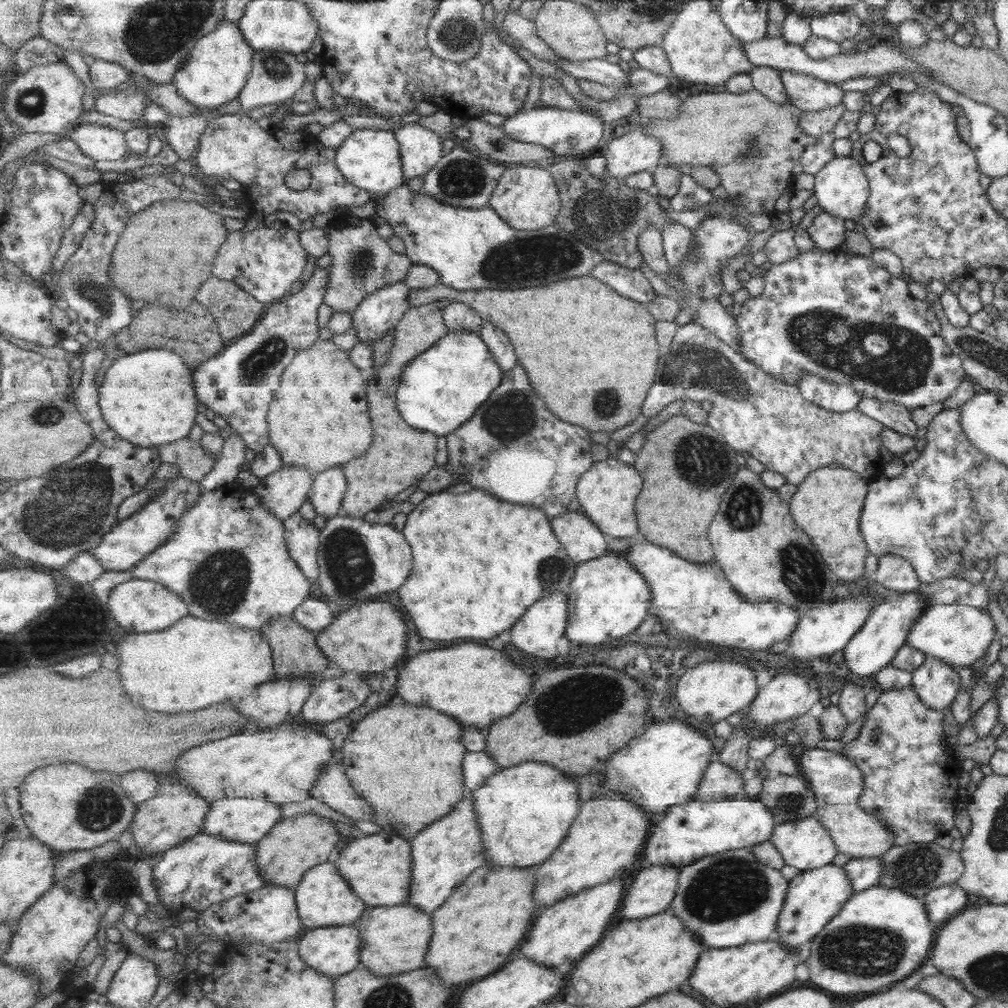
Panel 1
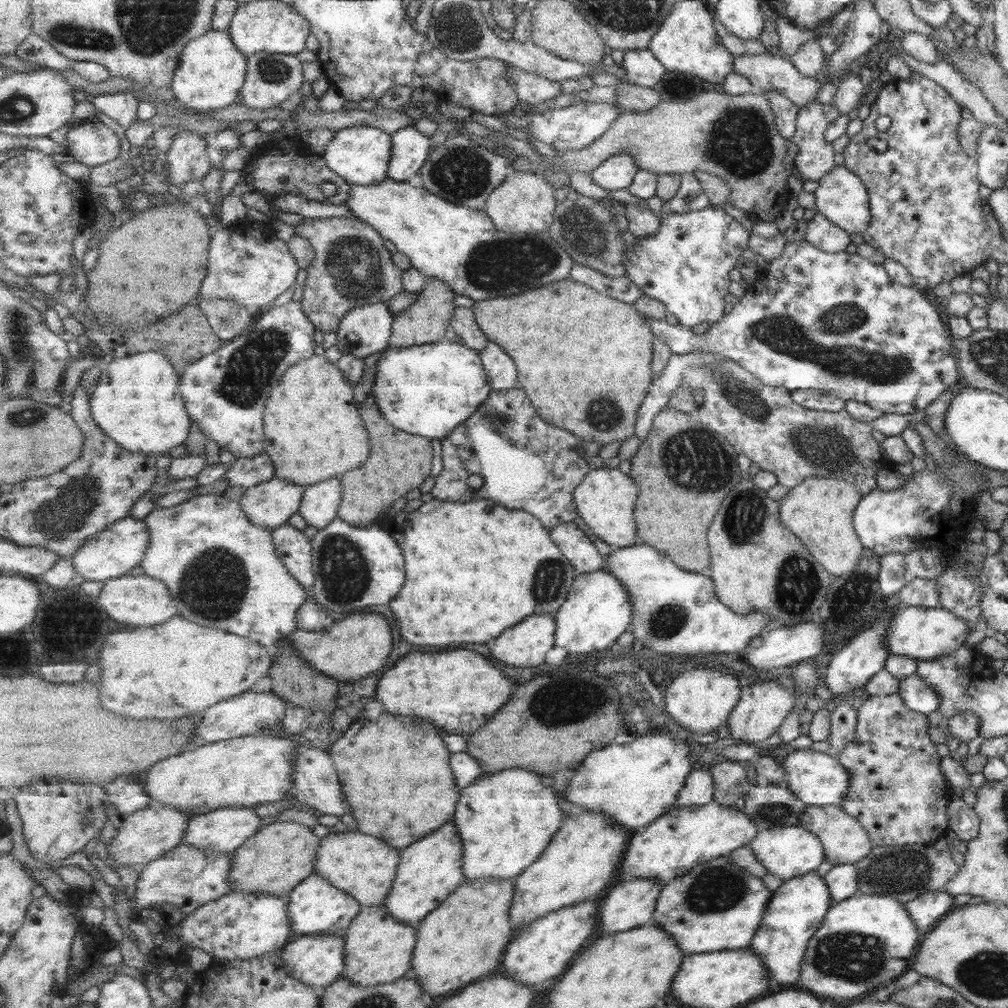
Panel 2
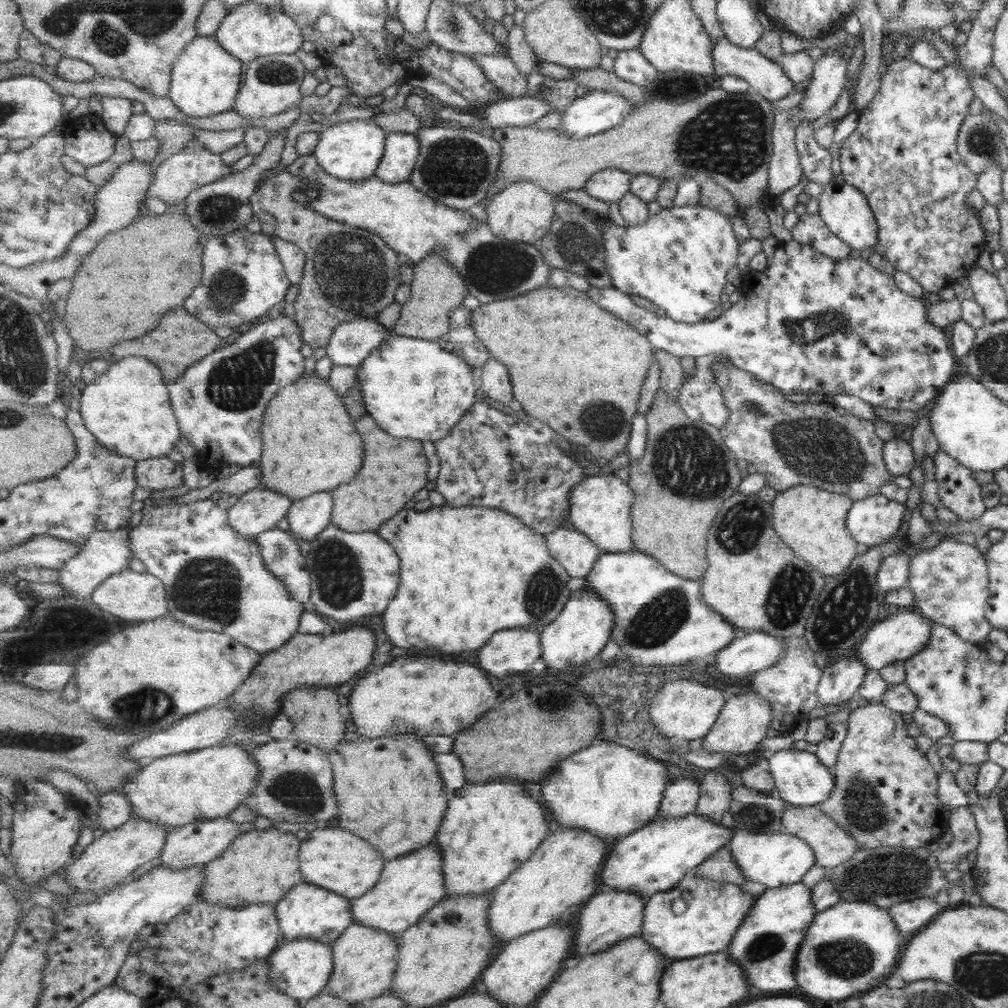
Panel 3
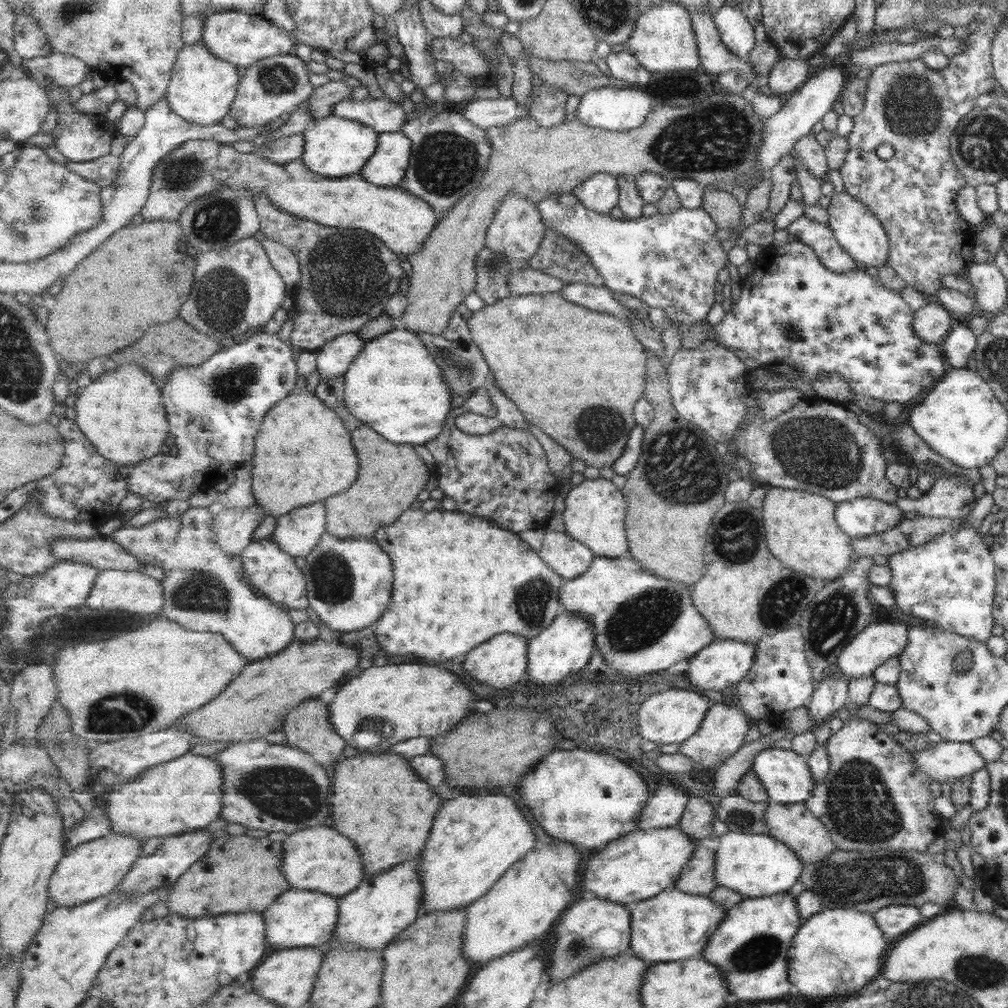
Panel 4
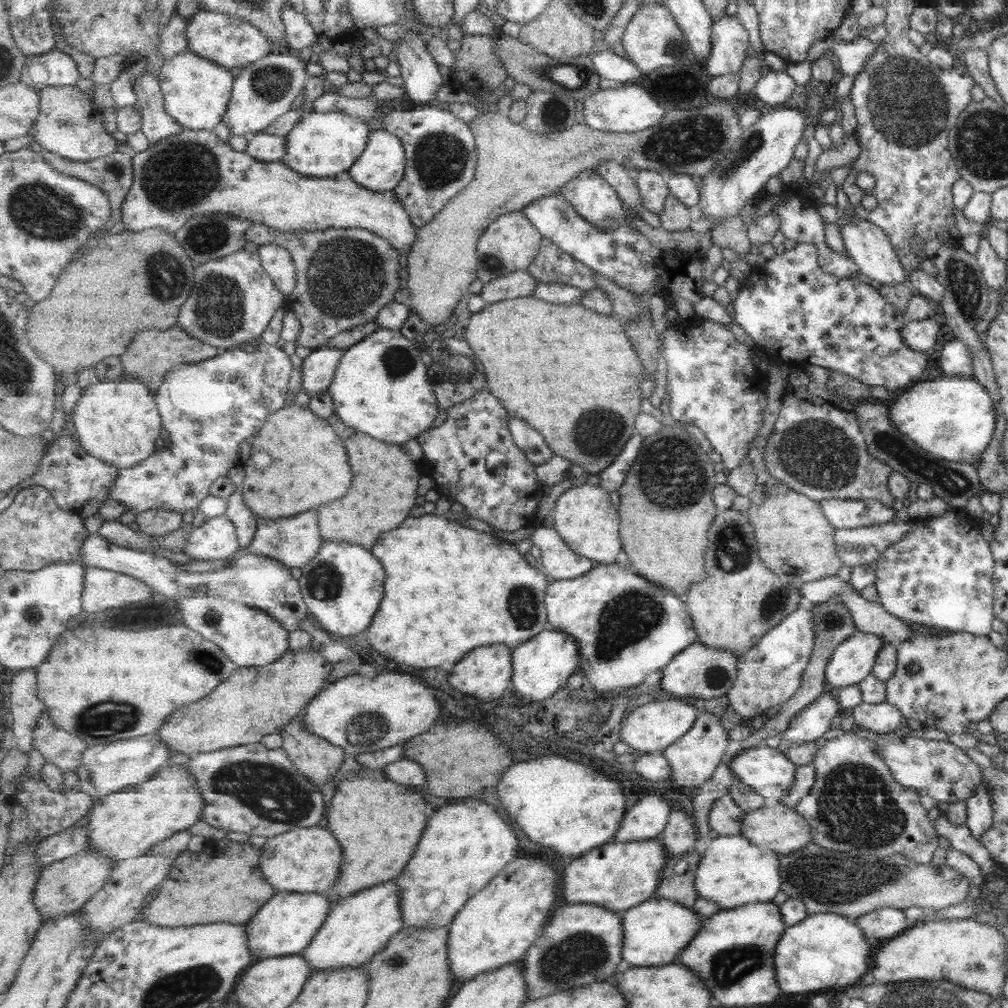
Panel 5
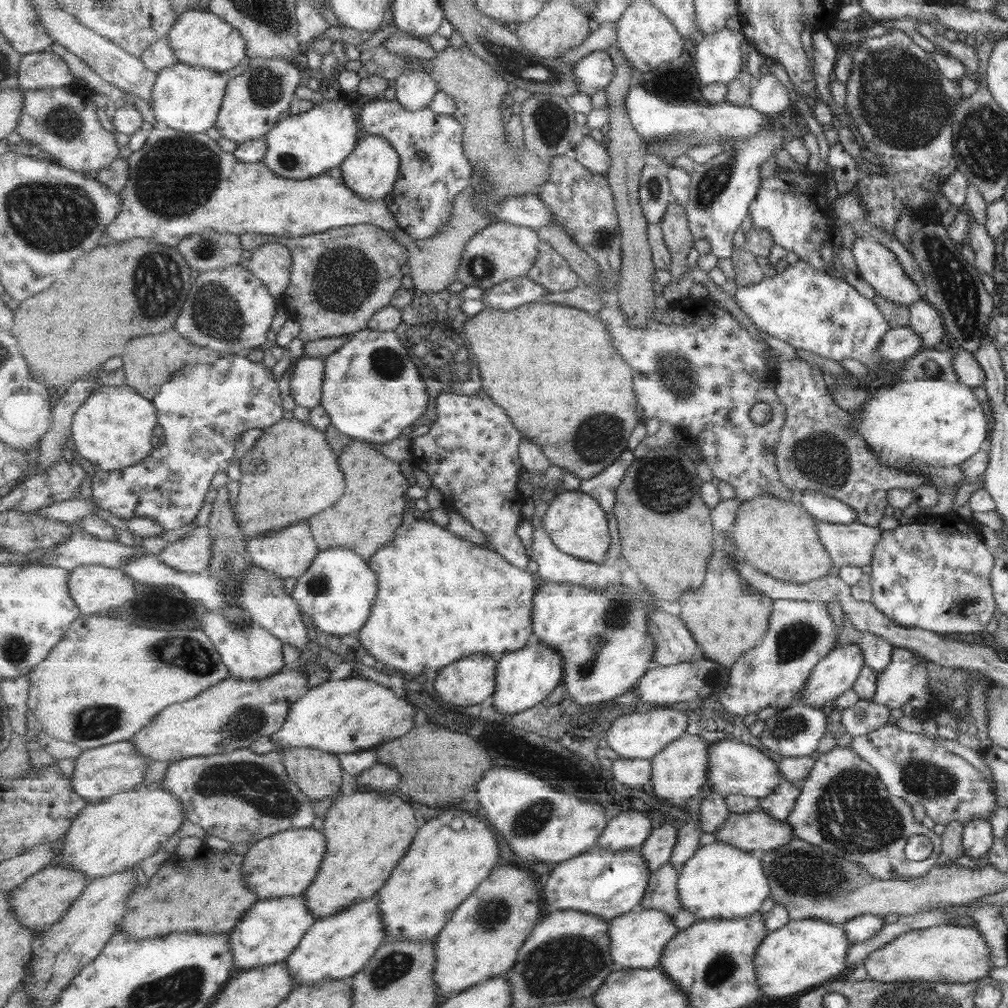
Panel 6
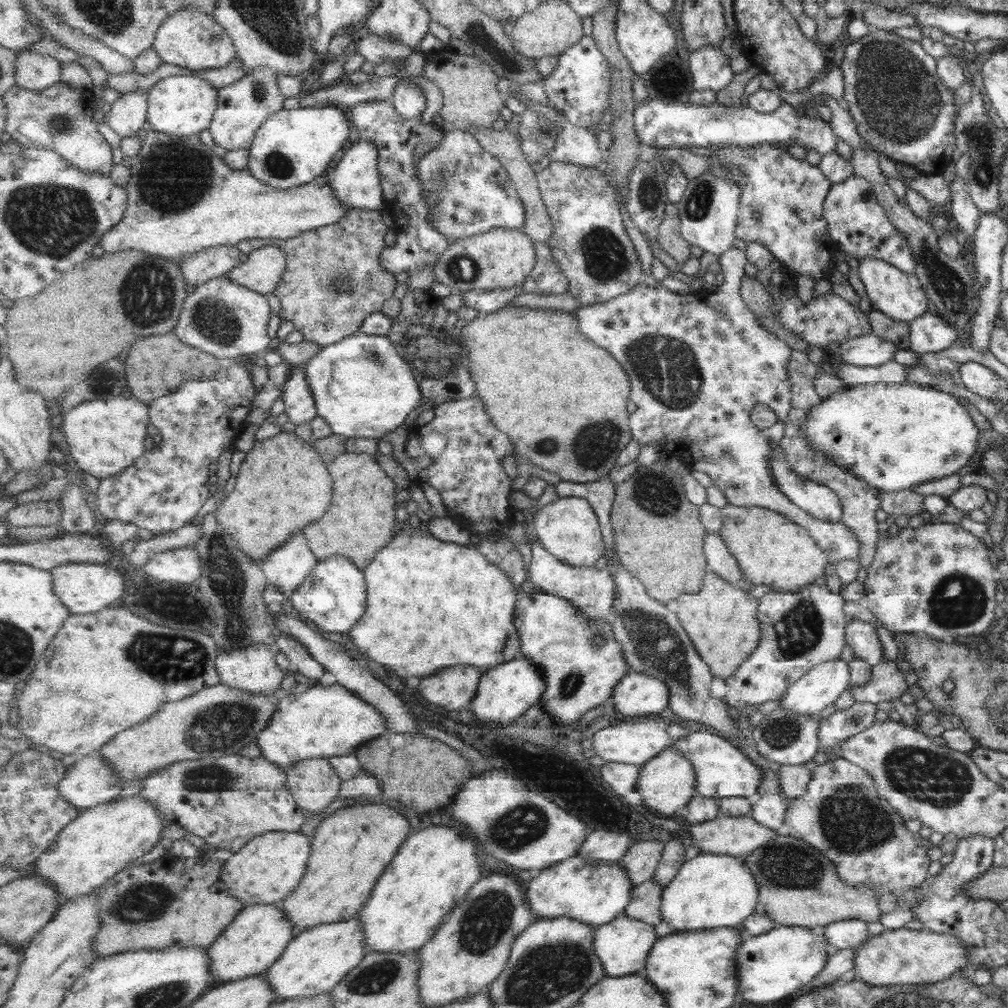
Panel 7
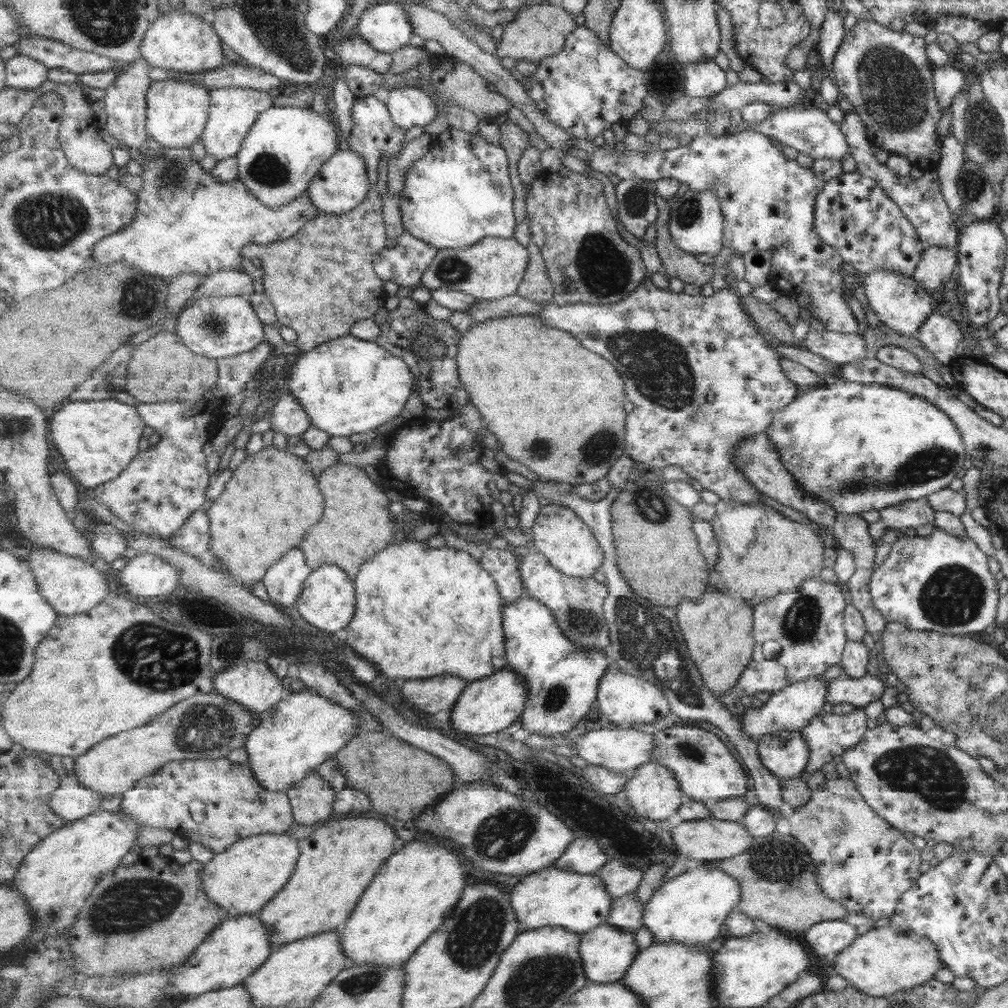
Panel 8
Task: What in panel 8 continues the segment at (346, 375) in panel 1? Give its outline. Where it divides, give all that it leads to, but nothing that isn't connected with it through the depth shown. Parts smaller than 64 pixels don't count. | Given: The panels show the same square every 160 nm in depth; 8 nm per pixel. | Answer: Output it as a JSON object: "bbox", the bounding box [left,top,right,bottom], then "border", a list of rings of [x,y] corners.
{"bbox":[207,447,325,584],"border":[[[269,447],[257,454],[247,454],[245,460],[232,473],[223,492],[207,511],[210,519],[210,553],[220,558],[242,584],[255,584],[263,580],[268,570],[281,560],[290,550],[299,547],[313,524],[325,514],[325,496],[320,489],[320,479],[316,477],[305,457]]]}

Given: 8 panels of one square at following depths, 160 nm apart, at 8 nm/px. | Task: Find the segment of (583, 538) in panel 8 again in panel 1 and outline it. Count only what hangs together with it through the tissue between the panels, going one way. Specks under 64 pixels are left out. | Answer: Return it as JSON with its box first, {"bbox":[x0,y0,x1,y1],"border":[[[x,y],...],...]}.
{"bbox":[577,458,643,538],"border":[[[609,458],[593,463],[592,468],[580,478],[577,494],[581,510],[603,534],[615,538],[637,538],[640,523],[636,514],[636,502],[643,488],[643,475],[639,470],[619,459]]]}

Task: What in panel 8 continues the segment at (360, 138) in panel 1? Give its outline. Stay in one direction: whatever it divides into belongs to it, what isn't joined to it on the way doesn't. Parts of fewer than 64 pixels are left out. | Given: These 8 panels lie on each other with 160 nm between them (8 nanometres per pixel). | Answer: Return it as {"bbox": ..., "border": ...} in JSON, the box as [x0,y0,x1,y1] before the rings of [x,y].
{"bbox":[236,106,343,208],"border":[[[293,106],[268,108],[260,114],[236,155],[239,161],[238,178],[265,206],[279,208],[290,204],[308,190],[322,166],[343,146],[340,137],[337,121],[327,113],[319,114],[310,108],[301,109]]]}

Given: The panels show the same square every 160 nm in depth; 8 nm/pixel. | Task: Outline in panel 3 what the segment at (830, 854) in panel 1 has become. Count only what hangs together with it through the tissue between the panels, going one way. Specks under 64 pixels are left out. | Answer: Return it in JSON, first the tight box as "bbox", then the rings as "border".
{"bbox":[728,831,815,888],"border":[[[736,831],[733,833],[732,841],[728,846],[731,849],[731,853],[733,853],[735,865],[739,867],[739,871],[741,871],[746,880],[759,882],[759,884],[764,884],[766,888],[778,888],[800,882],[801,876],[815,864],[813,850],[810,850],[809,846],[800,838],[783,832],[749,833]]]}

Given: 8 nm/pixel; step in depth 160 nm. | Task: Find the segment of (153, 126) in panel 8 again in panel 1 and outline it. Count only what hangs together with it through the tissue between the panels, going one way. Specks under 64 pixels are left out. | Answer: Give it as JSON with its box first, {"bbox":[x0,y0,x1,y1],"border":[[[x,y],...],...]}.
{"bbox":[175,20,255,109],"border":[[[223,20],[213,33],[201,38],[190,50],[184,65],[176,74],[175,86],[179,94],[200,109],[222,108],[240,96],[252,72],[255,50],[241,33],[237,22]]]}

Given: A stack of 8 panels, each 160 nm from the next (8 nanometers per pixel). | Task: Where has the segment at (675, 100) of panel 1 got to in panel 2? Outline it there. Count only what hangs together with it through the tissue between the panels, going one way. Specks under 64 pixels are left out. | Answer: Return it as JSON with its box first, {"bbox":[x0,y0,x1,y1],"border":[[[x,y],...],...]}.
{"bbox":[616,80,661,111],"border":[[[625,80],[616,84],[617,104],[625,110],[648,111],[661,102],[661,96],[652,87],[633,85]]]}

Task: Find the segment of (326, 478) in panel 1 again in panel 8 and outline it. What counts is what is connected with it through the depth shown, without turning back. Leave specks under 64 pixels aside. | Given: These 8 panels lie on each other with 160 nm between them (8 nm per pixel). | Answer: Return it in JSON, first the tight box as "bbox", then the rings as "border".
{"bbox":[263,547,313,607],"border":[[[300,547],[290,550],[268,570],[263,579],[269,600],[283,607],[293,606],[313,571]]]}

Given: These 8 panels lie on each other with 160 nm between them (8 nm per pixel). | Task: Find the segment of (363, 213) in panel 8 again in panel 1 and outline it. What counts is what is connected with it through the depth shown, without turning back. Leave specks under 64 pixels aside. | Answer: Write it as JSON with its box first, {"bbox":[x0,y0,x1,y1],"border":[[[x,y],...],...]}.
{"bbox":[325,214,414,315],"border":[[[344,214],[333,219],[325,229],[329,237],[329,252],[332,263],[329,268],[331,278],[325,296],[325,305],[334,313],[353,315],[369,294],[377,292],[388,284],[395,284],[406,279],[414,263],[407,254],[397,254],[387,244],[387,238],[381,238],[373,219],[359,218]]]}

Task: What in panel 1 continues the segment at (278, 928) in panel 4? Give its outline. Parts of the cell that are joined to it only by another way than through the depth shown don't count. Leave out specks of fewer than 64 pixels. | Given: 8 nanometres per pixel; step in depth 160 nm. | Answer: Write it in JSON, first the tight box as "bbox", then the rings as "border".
{"bbox":[295,863,368,928],"border":[[[324,863],[313,867],[304,874],[304,880],[295,887],[298,913],[303,926],[324,928],[333,925],[353,925],[362,917],[368,904],[363,902],[335,864]]]}

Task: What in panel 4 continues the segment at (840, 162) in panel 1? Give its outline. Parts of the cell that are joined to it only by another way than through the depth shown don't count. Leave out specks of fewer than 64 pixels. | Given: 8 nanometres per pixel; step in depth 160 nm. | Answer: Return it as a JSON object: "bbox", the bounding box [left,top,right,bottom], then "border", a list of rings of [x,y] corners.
{"bbox":[825,191,889,267],"border":[[[843,191],[833,193],[825,209],[829,214],[828,227],[832,230],[833,239],[855,263],[864,267],[881,267],[887,263],[889,250],[887,250],[888,242],[885,231],[862,202]]]}

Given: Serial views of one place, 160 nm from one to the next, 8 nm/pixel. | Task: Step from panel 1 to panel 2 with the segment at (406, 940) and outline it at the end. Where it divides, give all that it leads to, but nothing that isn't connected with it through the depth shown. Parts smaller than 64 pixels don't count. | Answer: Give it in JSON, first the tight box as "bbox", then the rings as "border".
{"bbox":[343,904,419,986],"border":[[[381,904],[364,907],[353,919],[344,939],[346,961],[343,977],[361,986],[377,986],[409,975],[414,950],[419,941],[419,929],[397,920]]]}

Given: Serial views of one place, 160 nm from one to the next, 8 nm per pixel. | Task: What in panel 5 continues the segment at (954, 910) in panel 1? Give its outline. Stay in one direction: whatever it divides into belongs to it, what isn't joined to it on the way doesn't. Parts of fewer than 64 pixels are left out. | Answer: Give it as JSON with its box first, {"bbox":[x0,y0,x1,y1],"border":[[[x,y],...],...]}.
{"bbox":[852,906,909,941],"border":[[[887,906],[855,917],[852,922],[869,941],[896,937],[909,925],[904,910]]]}

